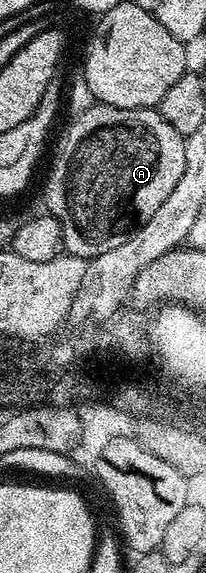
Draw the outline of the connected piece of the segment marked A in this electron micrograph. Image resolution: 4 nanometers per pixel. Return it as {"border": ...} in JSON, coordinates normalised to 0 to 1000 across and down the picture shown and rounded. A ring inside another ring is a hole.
{"border":[[[447,182],[432,192],[408,192],[350,213],[350,222],[311,234],[291,248],[291,264],[272,269],[272,284],[252,290],[252,305],[233,311],[233,349],[238,373],[291,387],[291,414],[316,438],[383,450],[432,454],[476,449],[495,440],[529,440],[534,435],[573,431],[573,426],[612,422],[617,415],[680,394],[704,393],[728,377],[806,353],[825,335],[883,309],[883,297],[898,291],[903,258],[893,257],[898,236],[845,230],[806,209],[786,209],[772,190],[723,188],[709,192],[617,192],[612,188],[553,188],[549,185],[490,185]]]}

